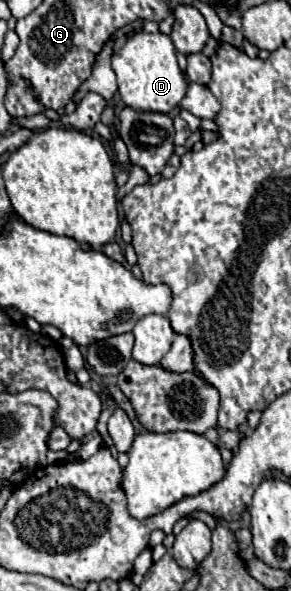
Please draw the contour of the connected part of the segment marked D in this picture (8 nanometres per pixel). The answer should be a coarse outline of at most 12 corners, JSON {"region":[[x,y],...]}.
{"region":[[137,32],[113,56],[121,100],[167,114],[187,80],[171,38]]}

